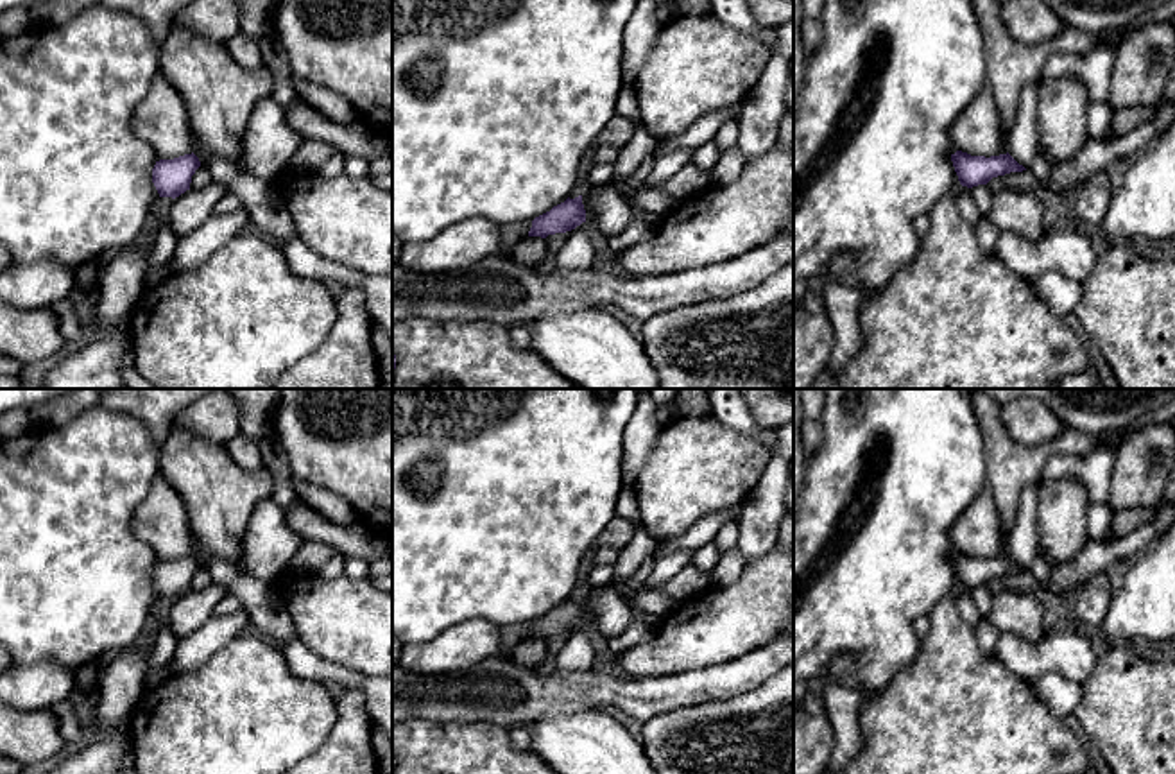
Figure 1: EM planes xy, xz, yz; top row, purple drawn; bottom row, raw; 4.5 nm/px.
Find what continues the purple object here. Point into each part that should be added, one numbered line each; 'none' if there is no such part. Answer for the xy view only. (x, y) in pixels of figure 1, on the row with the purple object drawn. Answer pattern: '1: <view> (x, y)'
none

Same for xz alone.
none

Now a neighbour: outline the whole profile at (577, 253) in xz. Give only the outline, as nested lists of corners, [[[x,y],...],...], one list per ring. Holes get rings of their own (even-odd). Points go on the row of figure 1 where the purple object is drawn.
[[[582,222],[566,236],[566,244],[555,256],[557,267],[588,271],[602,265],[589,236],[591,229],[595,229],[591,222]]]

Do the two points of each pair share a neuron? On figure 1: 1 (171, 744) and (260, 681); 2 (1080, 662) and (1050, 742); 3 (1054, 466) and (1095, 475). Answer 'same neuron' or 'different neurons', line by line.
1: same neuron
2: different neurons
3: same neuron

